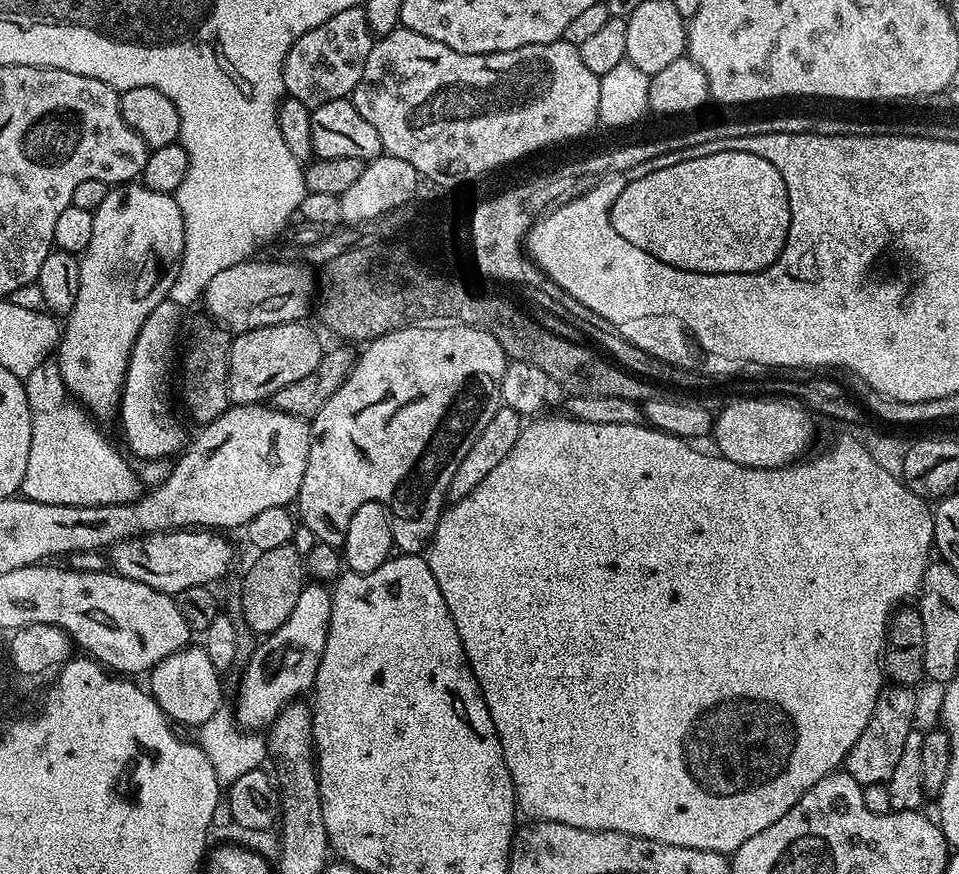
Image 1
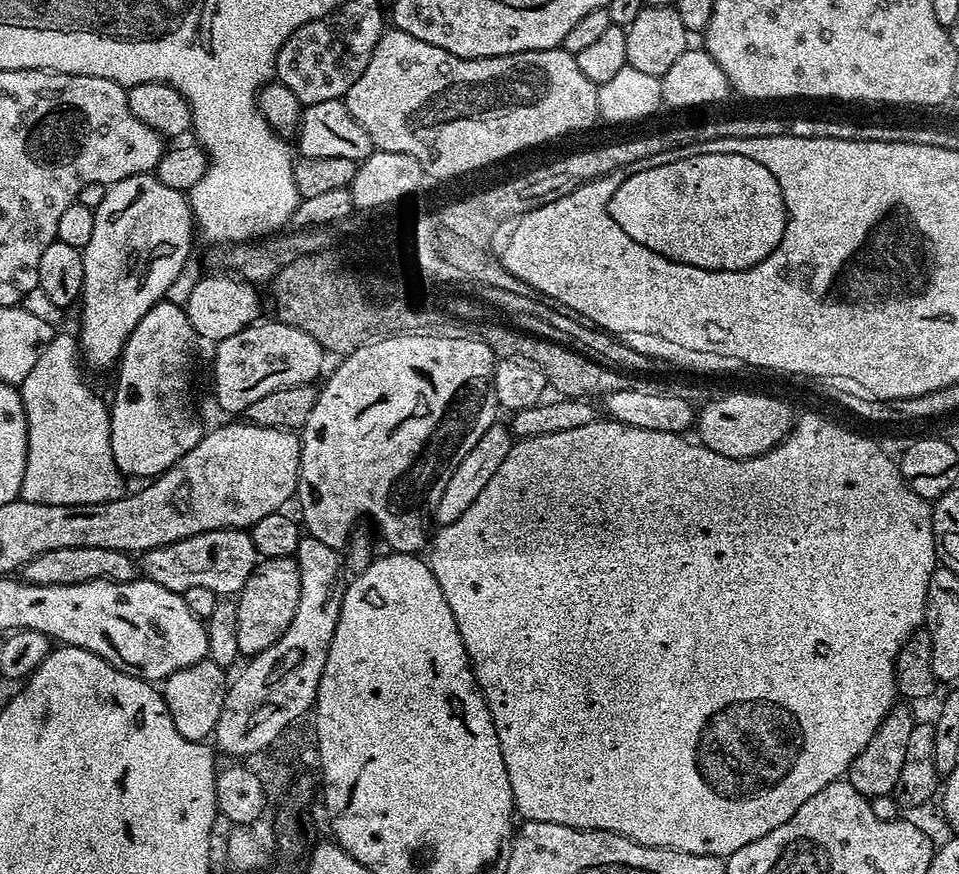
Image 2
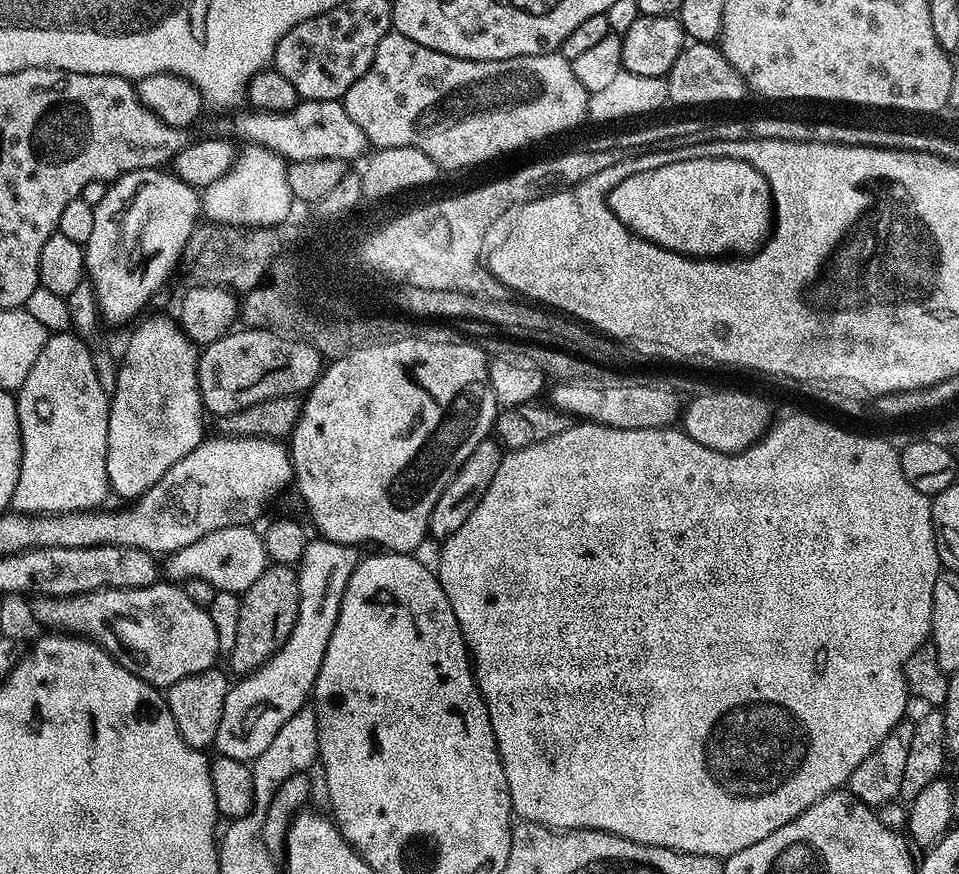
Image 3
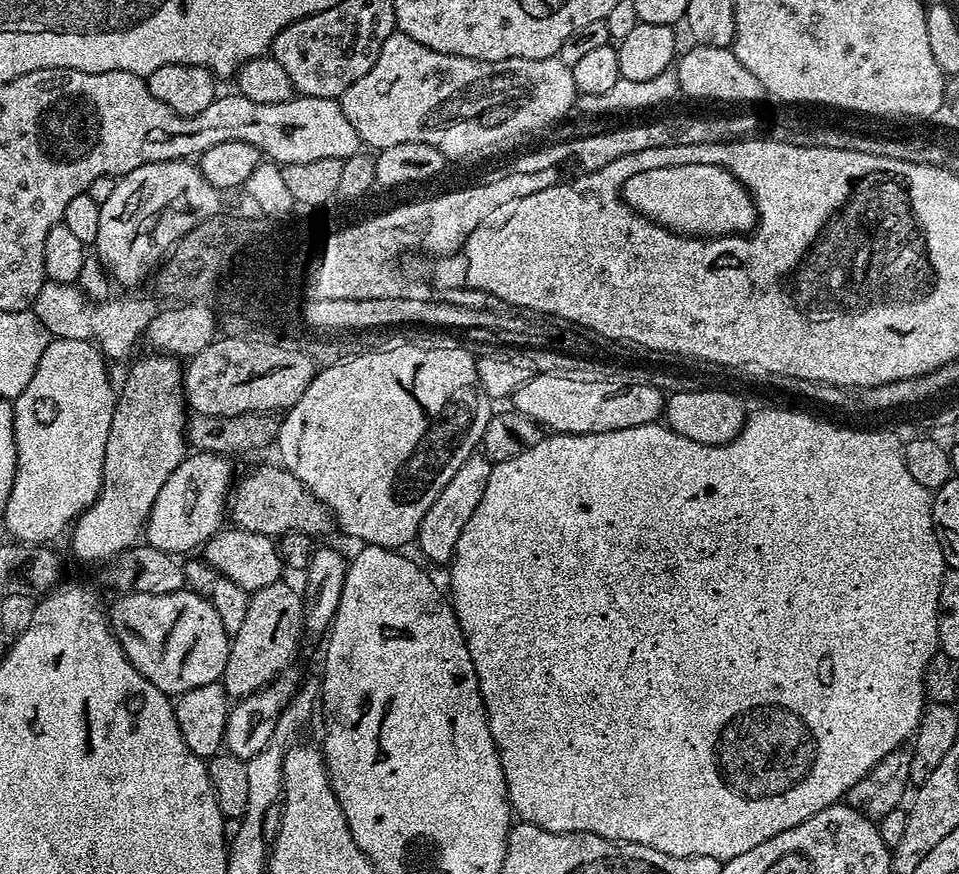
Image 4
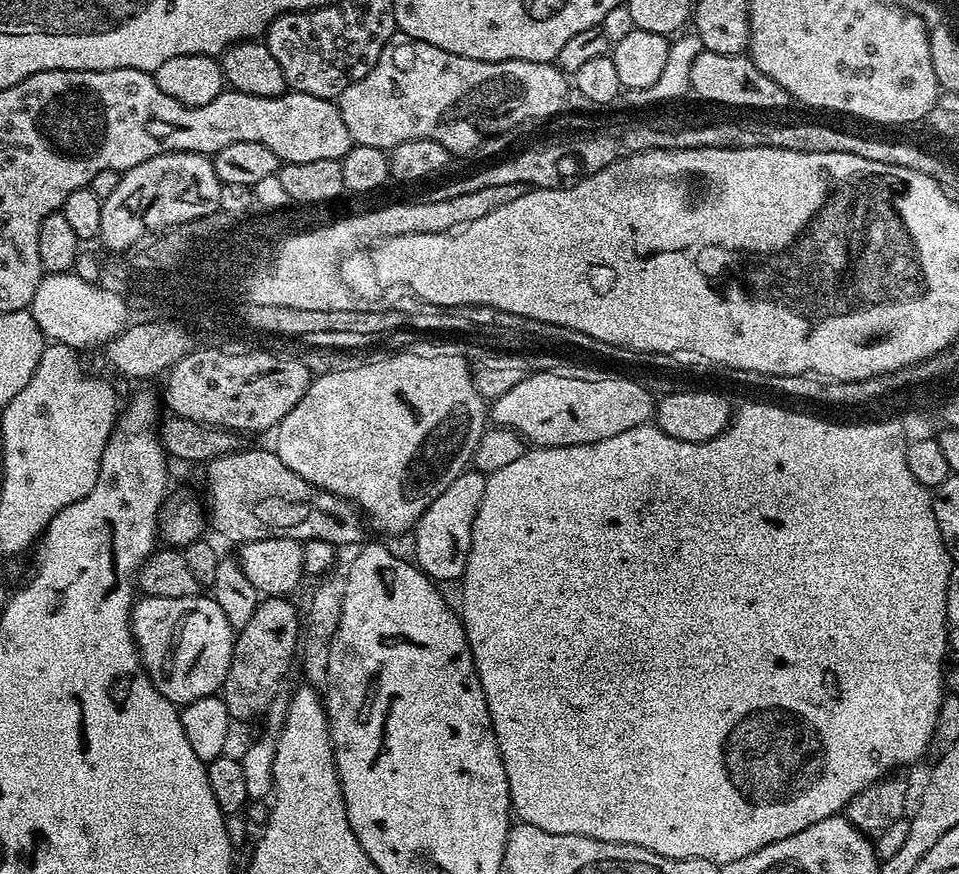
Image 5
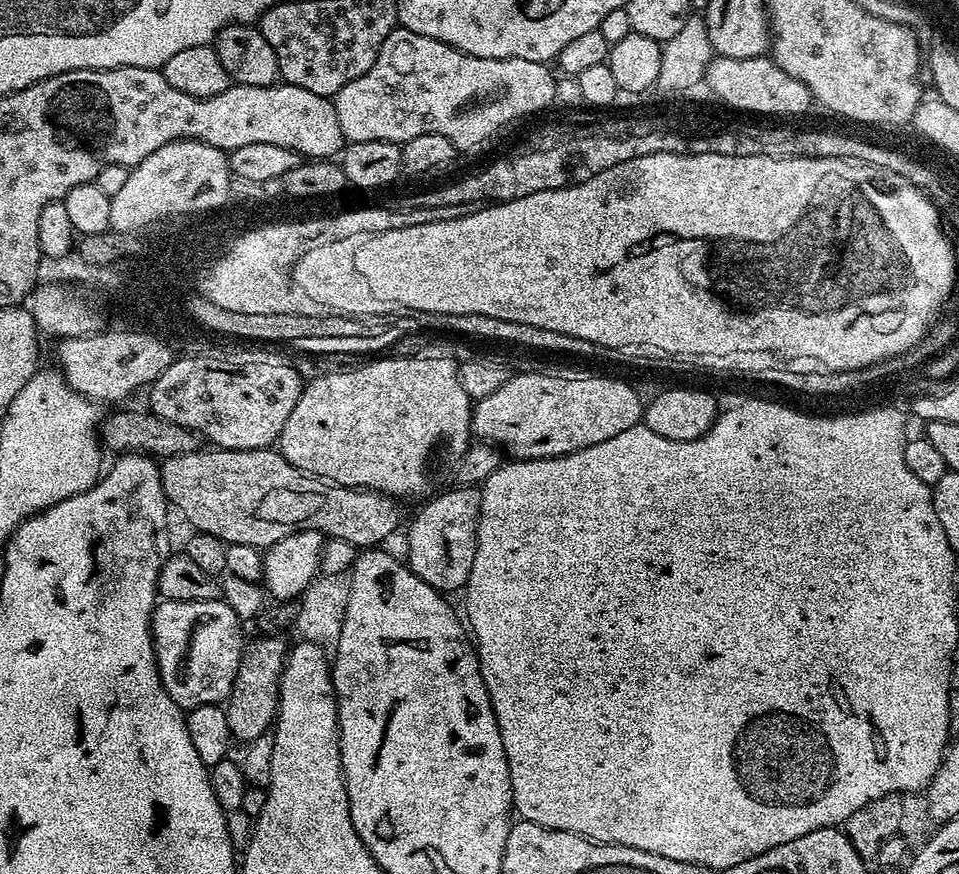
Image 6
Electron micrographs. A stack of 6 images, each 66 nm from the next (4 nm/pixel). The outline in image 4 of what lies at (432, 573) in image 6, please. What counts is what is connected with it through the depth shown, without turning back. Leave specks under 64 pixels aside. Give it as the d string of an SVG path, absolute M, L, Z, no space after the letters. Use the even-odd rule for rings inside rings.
M474 454L470 458L466 458L466 462L462 462L462 466L458 466L454 478L450 478L450 482L446 482L446 490L442 490L442 494L438 494L438 498L434 498L434 506L430 506L430 510L426 510L426 518L422 518L422 526L416 535L418 545L420 544L426 559L444 565L451 561L462 530L466 526L466 522L470 522L470 514L474 514L474 510L478 510L478 502L482 502L482 494L486 494L486 482L490 482L492 465L492 461L483 454Z

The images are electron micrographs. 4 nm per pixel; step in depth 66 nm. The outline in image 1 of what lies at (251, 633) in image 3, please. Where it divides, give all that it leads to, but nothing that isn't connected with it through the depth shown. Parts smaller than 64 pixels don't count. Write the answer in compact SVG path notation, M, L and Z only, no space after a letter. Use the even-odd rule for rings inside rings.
M291 543L286 546L277 546L275 550L261 552L255 558L257 560L249 566L248 573L244 576L244 585L240 588L240 604L244 607L244 620L248 623L249 630L257 632L257 637L263 638L274 630L278 630L278 626L282 626L282 622L290 618L290 610L294 610L294 602L298 602L298 598L305 595L306 560Z

